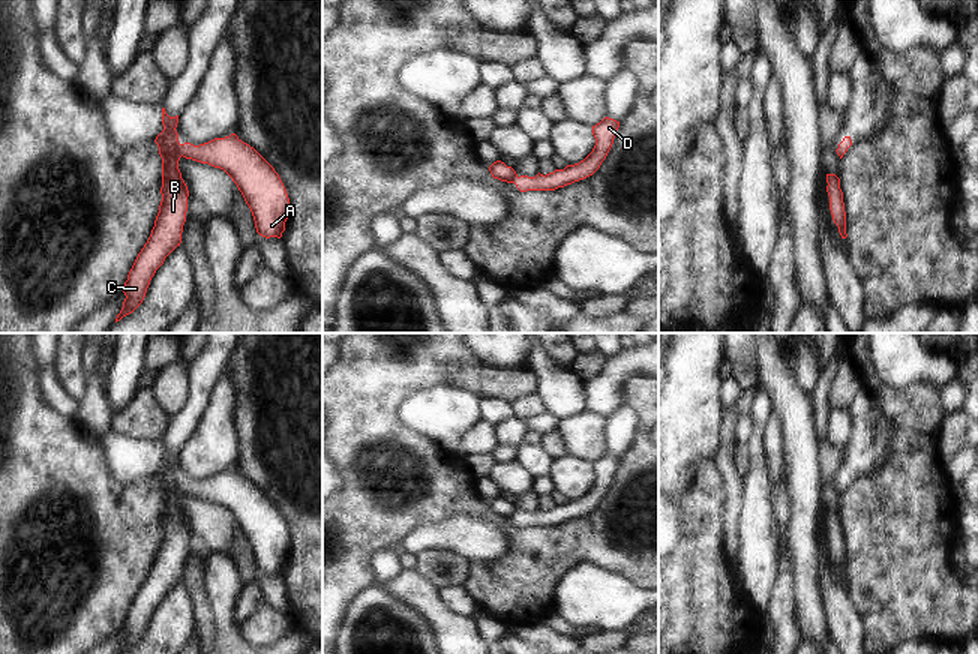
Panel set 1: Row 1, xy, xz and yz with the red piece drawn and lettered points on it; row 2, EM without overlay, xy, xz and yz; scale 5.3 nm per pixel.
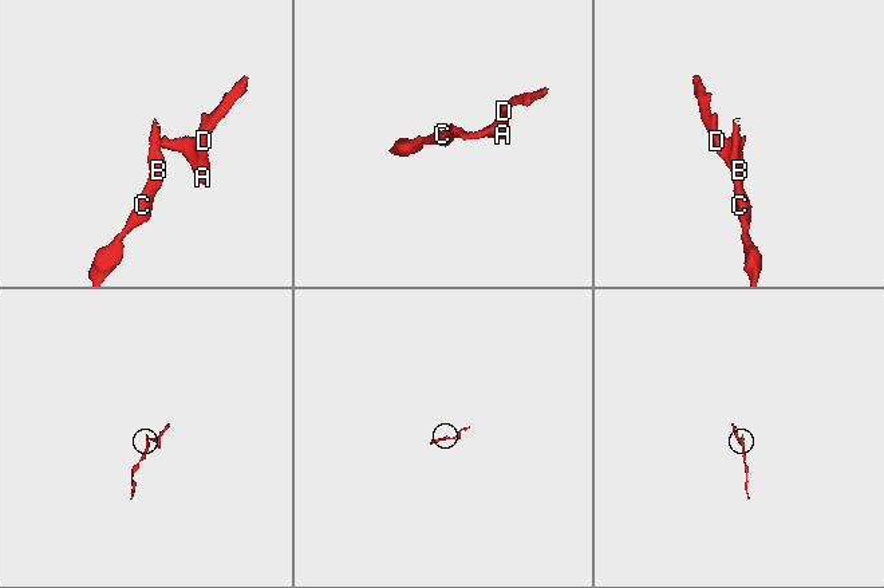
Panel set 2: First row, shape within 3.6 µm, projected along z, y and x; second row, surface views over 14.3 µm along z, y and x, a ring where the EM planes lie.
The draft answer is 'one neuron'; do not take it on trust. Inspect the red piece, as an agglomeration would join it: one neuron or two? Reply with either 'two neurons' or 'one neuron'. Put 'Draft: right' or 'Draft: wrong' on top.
Draft: wrong
two neurons

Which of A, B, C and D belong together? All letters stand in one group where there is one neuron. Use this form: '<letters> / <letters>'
A D / B C

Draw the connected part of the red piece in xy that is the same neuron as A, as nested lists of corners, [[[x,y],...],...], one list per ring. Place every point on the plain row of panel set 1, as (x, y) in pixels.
[[[236,470],[194,482],[182,480],[182,492],[224,506],[249,542],[256,568],[282,573],[290,548],[286,525],[274,504]]]

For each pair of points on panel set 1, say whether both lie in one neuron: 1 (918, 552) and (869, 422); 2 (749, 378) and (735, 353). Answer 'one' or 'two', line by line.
1: two
2: one

